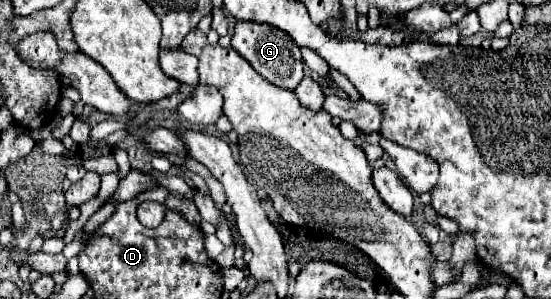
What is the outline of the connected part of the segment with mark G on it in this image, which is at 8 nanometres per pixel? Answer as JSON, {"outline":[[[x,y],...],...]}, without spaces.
{"outline":[[[236,22],[234,26],[234,34],[232,34],[232,48],[250,62],[250,66],[264,76],[268,82],[294,90],[304,72],[302,72],[302,56],[300,56],[300,48],[294,44],[294,40],[286,34],[280,32],[278,28],[270,26],[270,24],[260,24],[260,22]]]}

